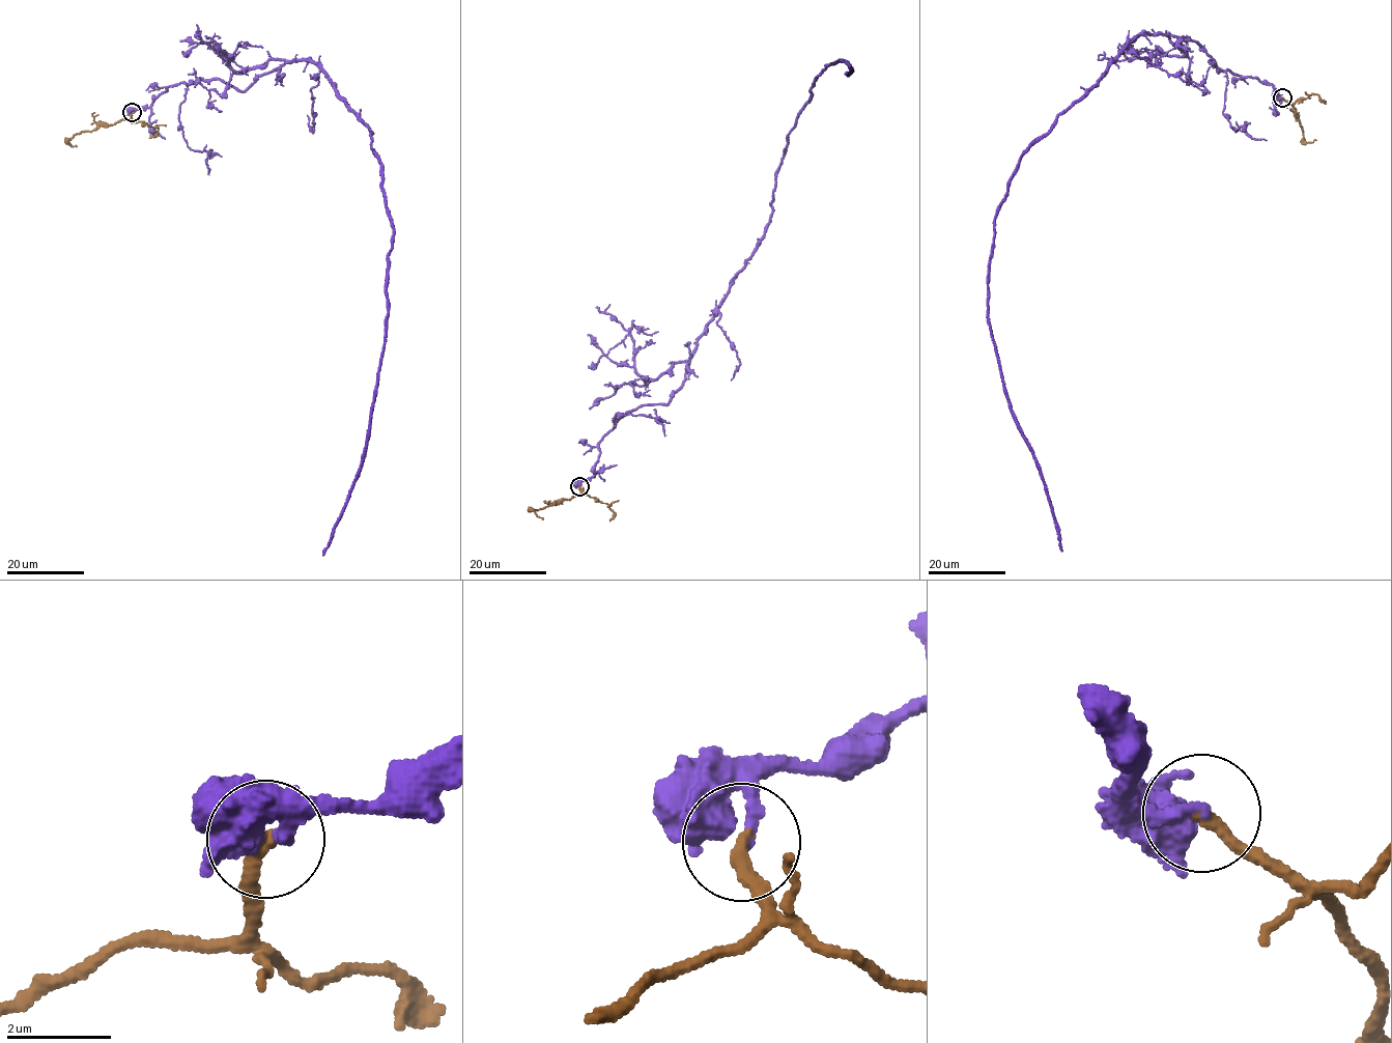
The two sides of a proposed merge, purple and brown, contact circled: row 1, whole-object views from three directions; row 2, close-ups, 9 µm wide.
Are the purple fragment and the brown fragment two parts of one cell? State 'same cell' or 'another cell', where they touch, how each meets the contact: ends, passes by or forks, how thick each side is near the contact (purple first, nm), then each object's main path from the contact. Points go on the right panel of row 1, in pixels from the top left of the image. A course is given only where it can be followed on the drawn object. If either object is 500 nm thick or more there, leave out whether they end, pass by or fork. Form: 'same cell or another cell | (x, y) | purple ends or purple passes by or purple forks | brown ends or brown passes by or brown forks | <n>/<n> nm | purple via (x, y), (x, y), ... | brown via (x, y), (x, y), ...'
same cell | (1282, 97) | purple ends | brown ends | 240/280 nm | purple via (1282, 97), (1222, 71), (1194, 41), (1140, 34), (1022, 157), (995, 219), (989, 323), (1061, 551) | brown via (1282, 97), (1294, 106), (1304, 141), (1316, 140)

